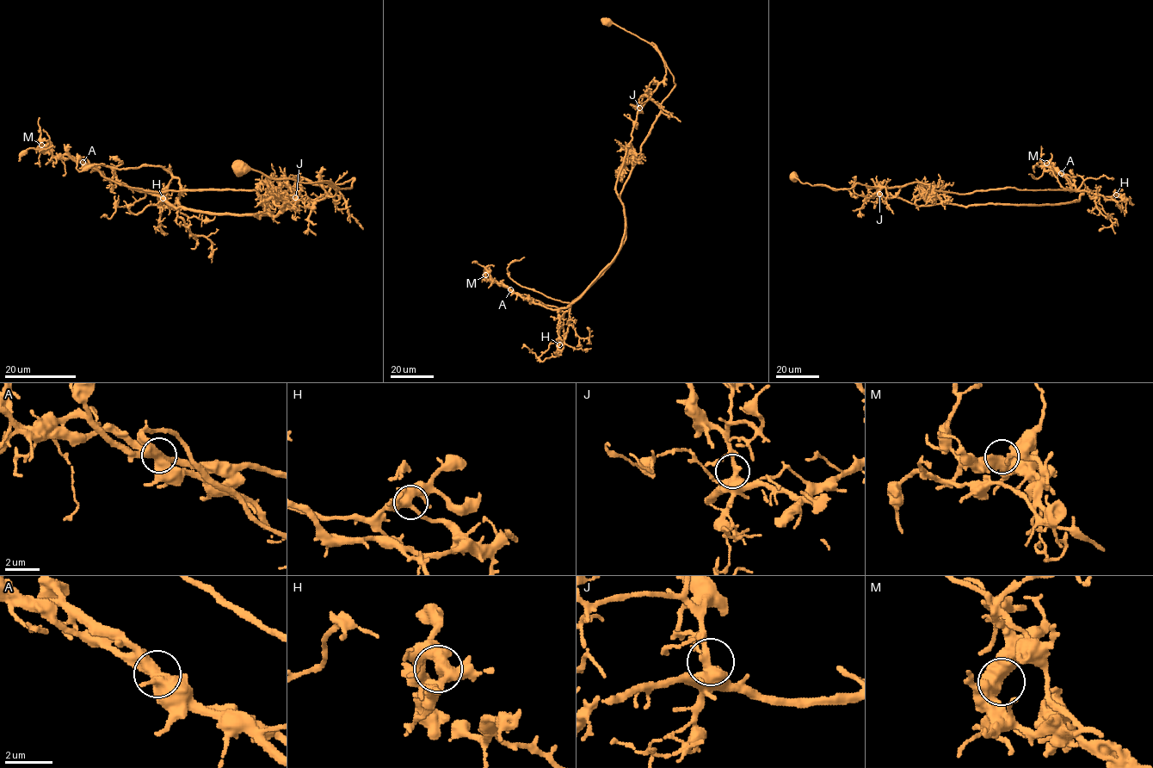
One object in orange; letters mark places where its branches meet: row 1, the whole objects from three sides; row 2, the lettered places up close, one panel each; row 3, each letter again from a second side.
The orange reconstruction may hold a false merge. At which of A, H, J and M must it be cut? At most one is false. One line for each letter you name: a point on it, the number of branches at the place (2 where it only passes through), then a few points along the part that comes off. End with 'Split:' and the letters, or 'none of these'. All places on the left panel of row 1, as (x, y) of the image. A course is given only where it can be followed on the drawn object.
A: (83, 162) | 2 | (82, 162), (161, 165), (181, 189), (272, 185), (263, 196), (297, 177), (354, 179), (315, 182)
Split: A

